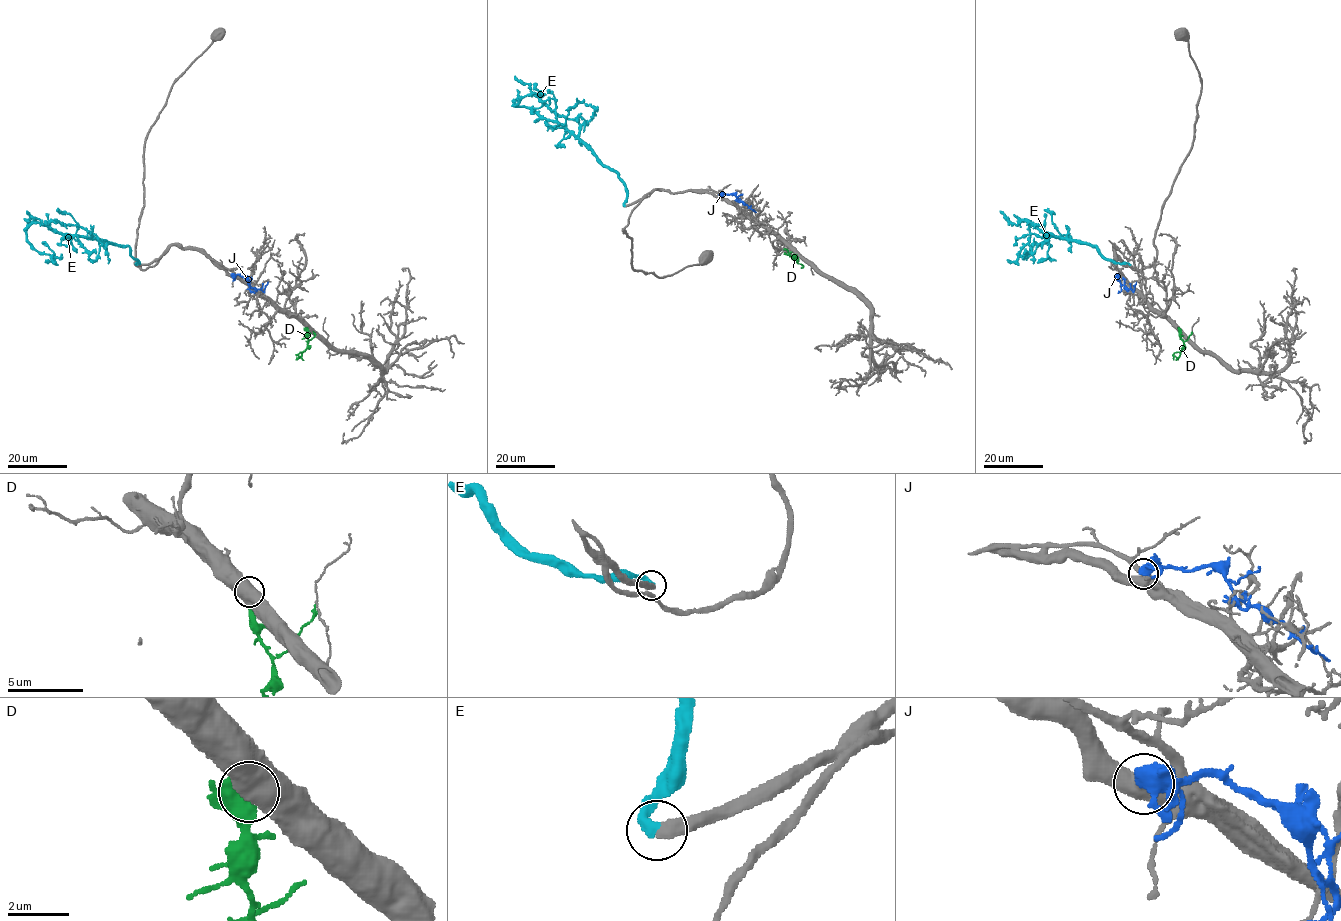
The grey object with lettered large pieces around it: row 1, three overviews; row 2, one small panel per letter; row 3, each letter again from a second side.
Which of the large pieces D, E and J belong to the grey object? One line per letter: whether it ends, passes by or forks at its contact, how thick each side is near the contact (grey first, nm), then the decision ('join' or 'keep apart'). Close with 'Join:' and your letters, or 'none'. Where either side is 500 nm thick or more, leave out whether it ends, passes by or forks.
D: 800/500 nm | keep apart
E: it ends | 400/320 nm | join
J: 500/440 nm | keep apart
Join: E

